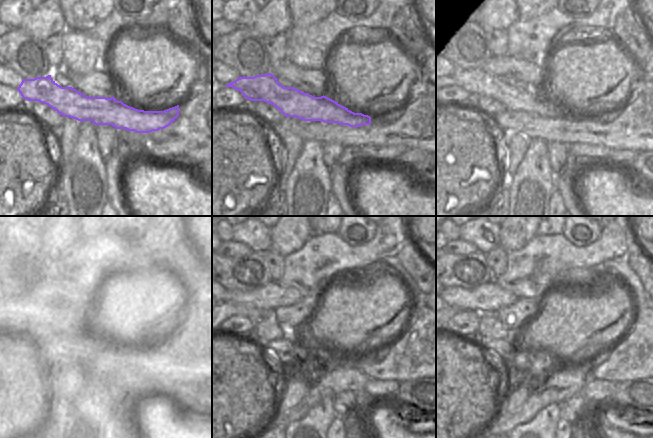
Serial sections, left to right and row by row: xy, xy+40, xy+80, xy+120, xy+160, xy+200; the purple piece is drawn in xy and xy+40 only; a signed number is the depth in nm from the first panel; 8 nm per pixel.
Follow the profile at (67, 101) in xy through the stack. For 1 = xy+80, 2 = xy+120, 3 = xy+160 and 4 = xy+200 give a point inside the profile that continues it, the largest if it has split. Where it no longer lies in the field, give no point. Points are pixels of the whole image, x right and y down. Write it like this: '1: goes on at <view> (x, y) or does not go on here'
1: goes on at xy+80 (476, 81)
2: goes on at xy+120 (62, 320)
3: goes on at xy+160 (232, 309)
4: goes on at xy+200 (456, 310)

